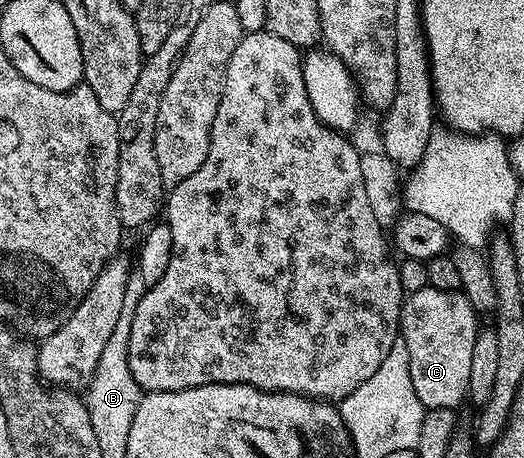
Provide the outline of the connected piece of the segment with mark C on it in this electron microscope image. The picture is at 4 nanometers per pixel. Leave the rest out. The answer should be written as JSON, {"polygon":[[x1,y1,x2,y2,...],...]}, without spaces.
{"polygon":[[428,285,418,292,407,295,400,309,400,338,406,344,410,356,410,380,414,380,414,392,422,400,425,411,456,410,460,401,468,398,470,363,474,353,474,340,478,329,478,315,470,300,460,290,442,292]]}

